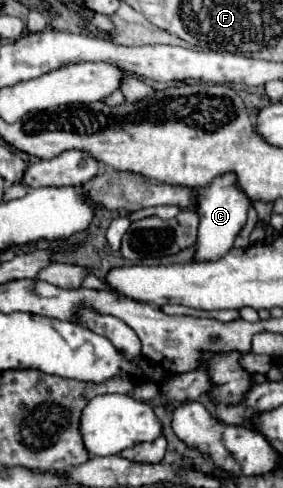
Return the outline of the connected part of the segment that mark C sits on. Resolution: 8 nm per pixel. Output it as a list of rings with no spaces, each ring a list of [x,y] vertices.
[[[226,171],[206,187],[192,189],[192,197],[196,197],[196,213],[200,215],[200,227],[198,227],[198,241],[196,241],[196,255],[194,259],[220,259],[224,253],[232,249],[232,243],[240,229],[246,223],[250,199],[240,189],[238,177],[232,171]]]

